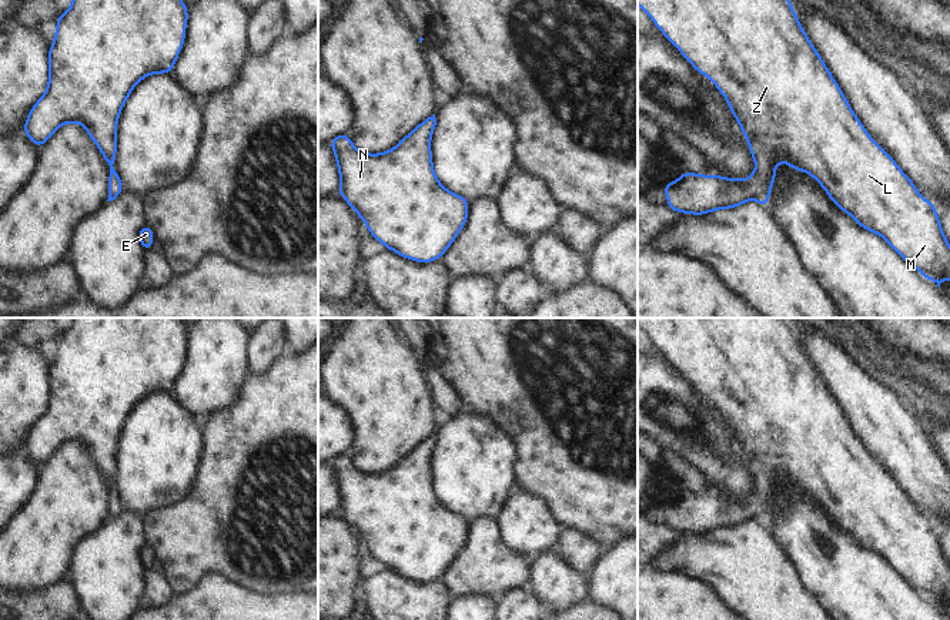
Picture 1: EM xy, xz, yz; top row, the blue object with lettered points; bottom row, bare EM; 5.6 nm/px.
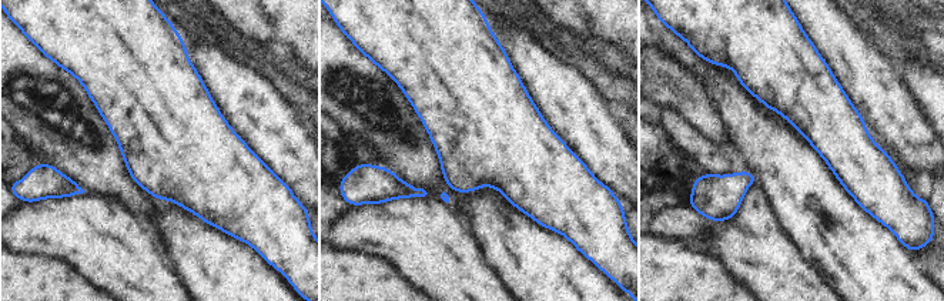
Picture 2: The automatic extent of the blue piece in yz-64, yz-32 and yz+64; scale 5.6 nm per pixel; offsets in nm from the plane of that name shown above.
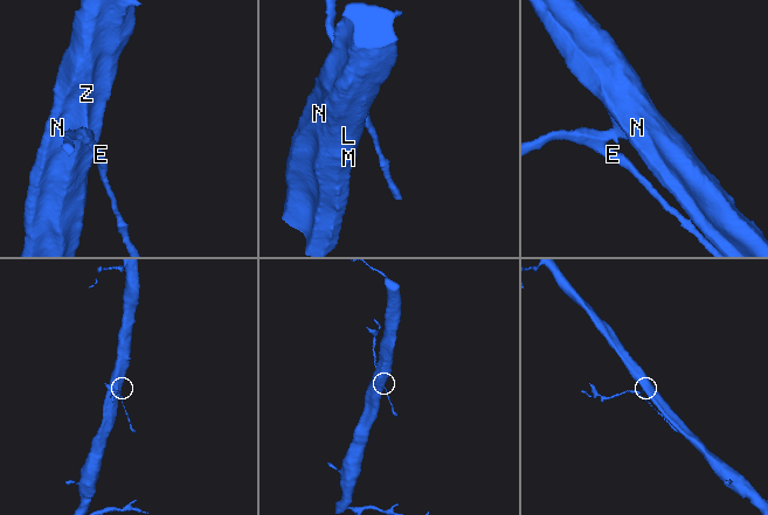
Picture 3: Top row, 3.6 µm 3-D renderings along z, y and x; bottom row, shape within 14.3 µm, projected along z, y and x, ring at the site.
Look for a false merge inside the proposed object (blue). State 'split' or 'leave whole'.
leave whole

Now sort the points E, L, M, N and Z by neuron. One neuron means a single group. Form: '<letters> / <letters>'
E L M N Z

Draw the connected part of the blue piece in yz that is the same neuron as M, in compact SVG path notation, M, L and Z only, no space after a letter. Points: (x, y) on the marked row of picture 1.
M638 0L638 4L693 68L709 77L725 95L756 164L747 180L685 171L676 182L669 181L662 187L669 210L702 215L735 208L752 198L762 207L769 207L770 188L776 180L775 168L785 161L793 170L810 174L842 211L853 217L862 228L883 237L926 279L934 281L939 288L944 279L950 279L950 245L934 202L919 195L911 180L869 135L807 38L789 0Z

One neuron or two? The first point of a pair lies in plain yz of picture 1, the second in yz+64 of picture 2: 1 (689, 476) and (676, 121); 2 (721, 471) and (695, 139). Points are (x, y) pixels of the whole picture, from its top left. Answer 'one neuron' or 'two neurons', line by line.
1: one neuron
2: two neurons

